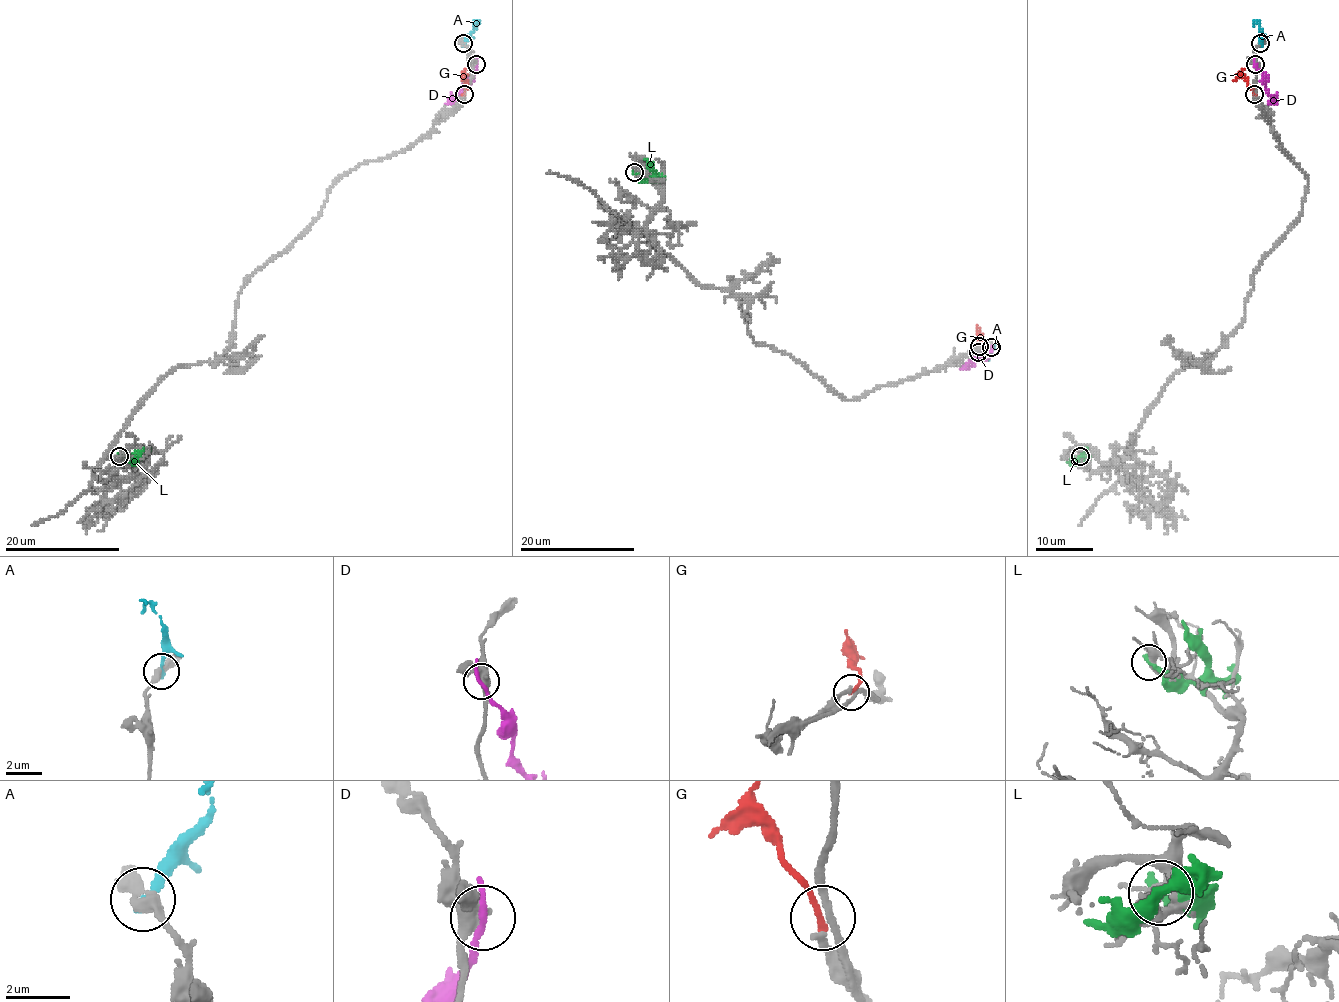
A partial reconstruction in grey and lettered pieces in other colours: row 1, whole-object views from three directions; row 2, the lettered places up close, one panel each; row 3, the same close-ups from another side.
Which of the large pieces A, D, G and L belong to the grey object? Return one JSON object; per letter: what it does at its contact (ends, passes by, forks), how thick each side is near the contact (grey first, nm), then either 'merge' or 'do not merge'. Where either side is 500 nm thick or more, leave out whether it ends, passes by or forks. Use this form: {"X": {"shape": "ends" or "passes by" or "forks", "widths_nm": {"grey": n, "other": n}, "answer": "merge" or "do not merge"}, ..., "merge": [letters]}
{"A": {"shape": "ends", "widths_nm": {"grey": 320, "other": 240}, "answer": "do not merge"}, "D": {"shape": "ends", "widths_nm": {"grey": 360, "other": 240}, "answer": "do not merge"}, "G": {"shape": "ends", "widths_nm": {"grey": 170, "other": 190}, "answer": "merge"}, "L": {"shape": "ends", "widths_nm": {"grey": 320, "other": 340}, "answer": "do not merge"}, "merge": ["G"]}

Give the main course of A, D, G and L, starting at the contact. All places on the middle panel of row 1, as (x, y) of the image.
A: (978, 352), (989, 353), (995, 345)
D: (991, 347), (988, 353), (960, 366)
G: (979, 346), (982, 343), (978, 326)
L: (635, 173), (646, 178), (652, 175), (652, 167), (645, 158)

